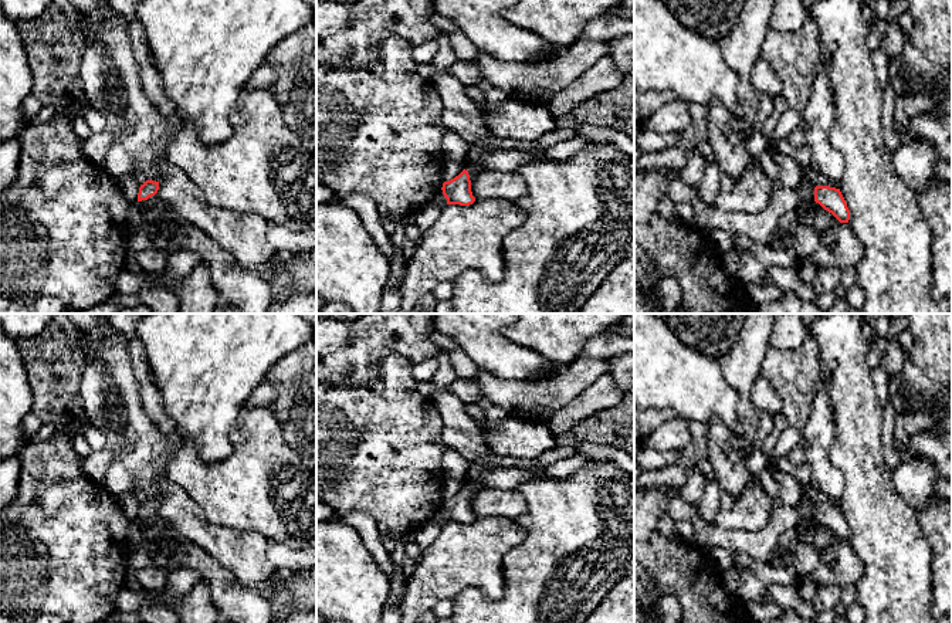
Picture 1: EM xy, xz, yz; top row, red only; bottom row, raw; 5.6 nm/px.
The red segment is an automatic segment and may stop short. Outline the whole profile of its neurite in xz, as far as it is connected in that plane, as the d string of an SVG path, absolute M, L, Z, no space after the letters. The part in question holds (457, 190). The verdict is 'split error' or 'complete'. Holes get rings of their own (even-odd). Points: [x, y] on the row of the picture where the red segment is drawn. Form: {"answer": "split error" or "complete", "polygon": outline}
{"answer": "complete", "polygon": "M465 169L454 179L444 182L441 190L447 204L470 206L475 202L471 192L470 175Z"}

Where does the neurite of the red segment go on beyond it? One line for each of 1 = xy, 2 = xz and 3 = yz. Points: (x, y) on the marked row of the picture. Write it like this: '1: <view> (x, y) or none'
1: none
2: none
3: none

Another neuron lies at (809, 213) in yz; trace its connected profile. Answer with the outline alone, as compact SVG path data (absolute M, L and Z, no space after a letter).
M800 202L796 207L796 217L799 224L812 227L819 236L827 230L834 230L838 226L838 220L824 210L819 203Z

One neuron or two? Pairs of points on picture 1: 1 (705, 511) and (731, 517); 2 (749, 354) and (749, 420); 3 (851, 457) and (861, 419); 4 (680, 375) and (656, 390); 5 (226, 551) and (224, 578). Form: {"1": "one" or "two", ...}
{"1": "two", "2": "one", "3": "one", "4": "one", "5": "two"}

